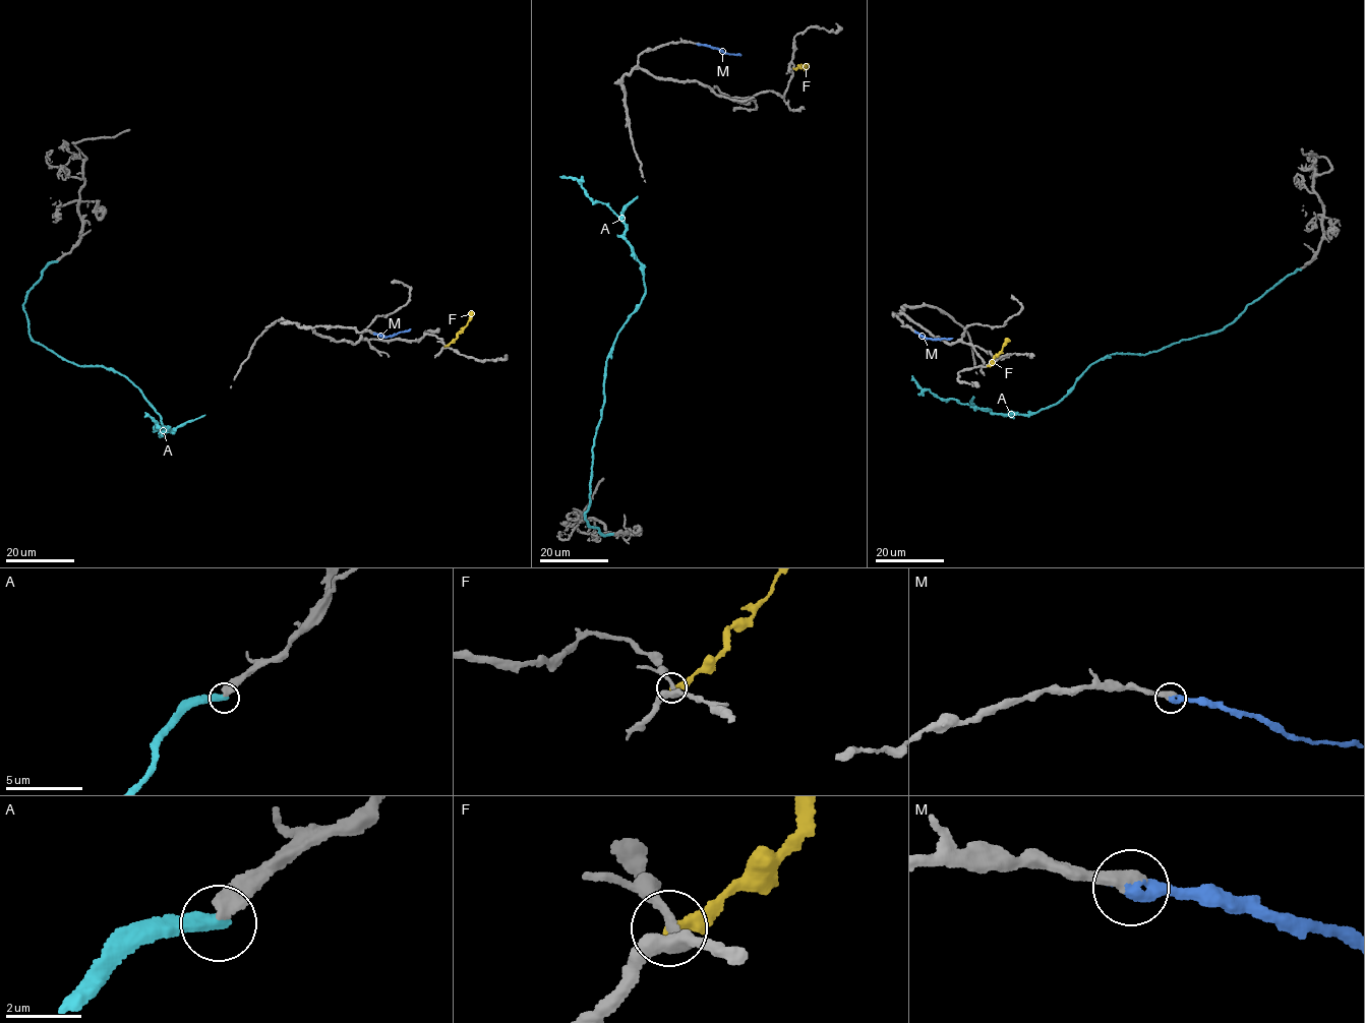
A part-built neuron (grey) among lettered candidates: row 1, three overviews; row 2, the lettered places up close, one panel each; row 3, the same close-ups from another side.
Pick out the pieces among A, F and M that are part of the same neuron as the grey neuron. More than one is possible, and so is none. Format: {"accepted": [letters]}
{"accepted": ["M"]}

